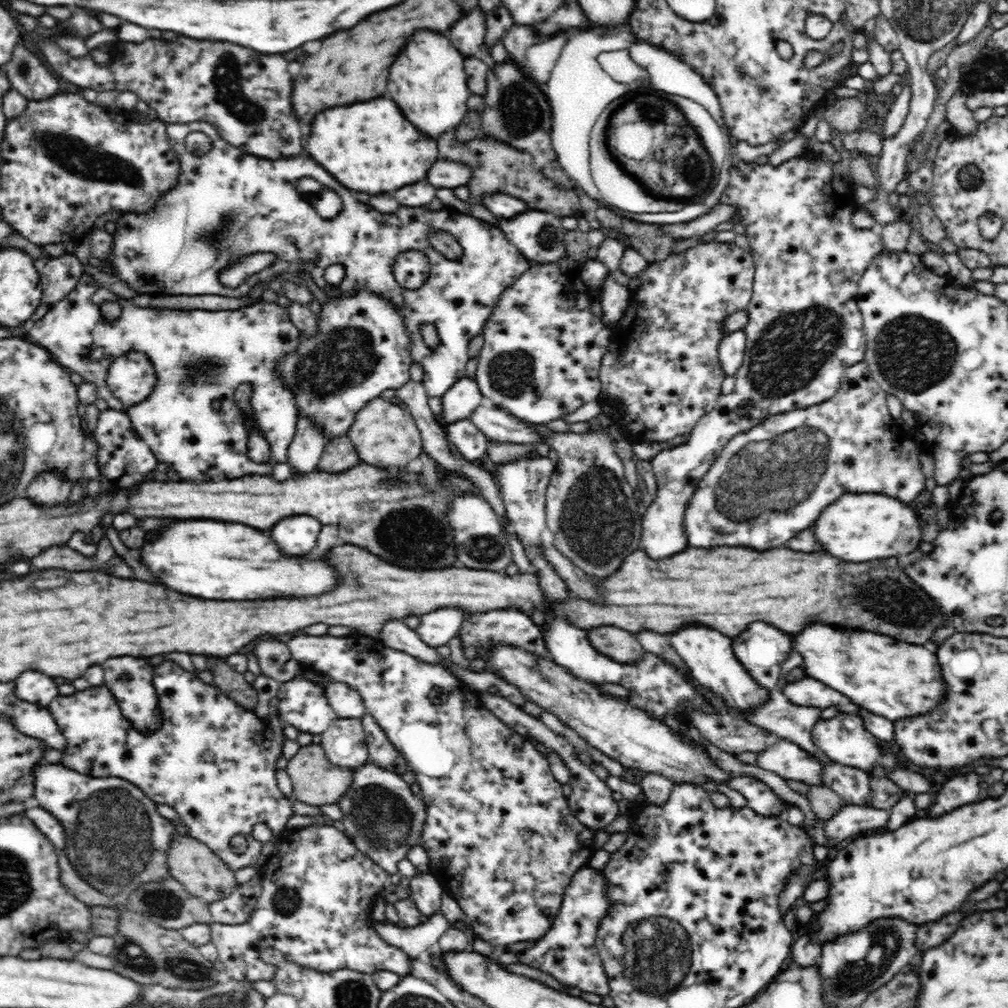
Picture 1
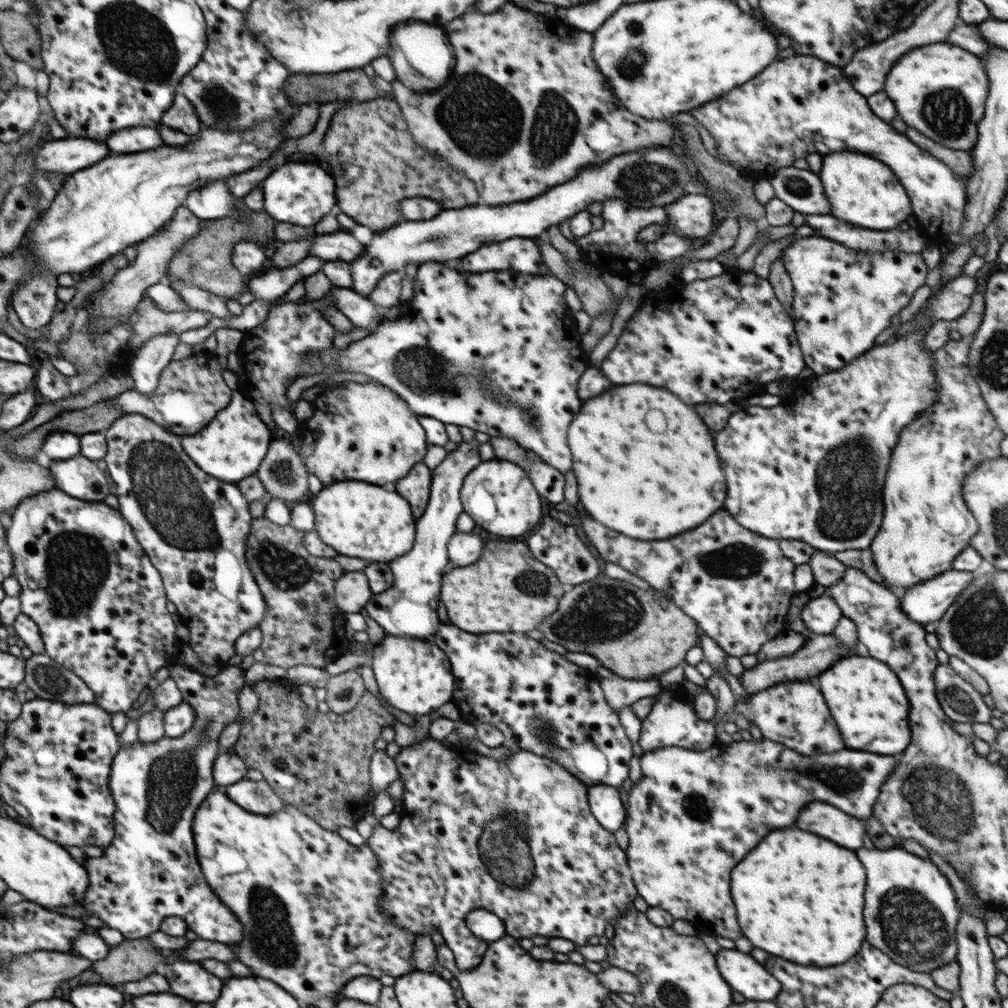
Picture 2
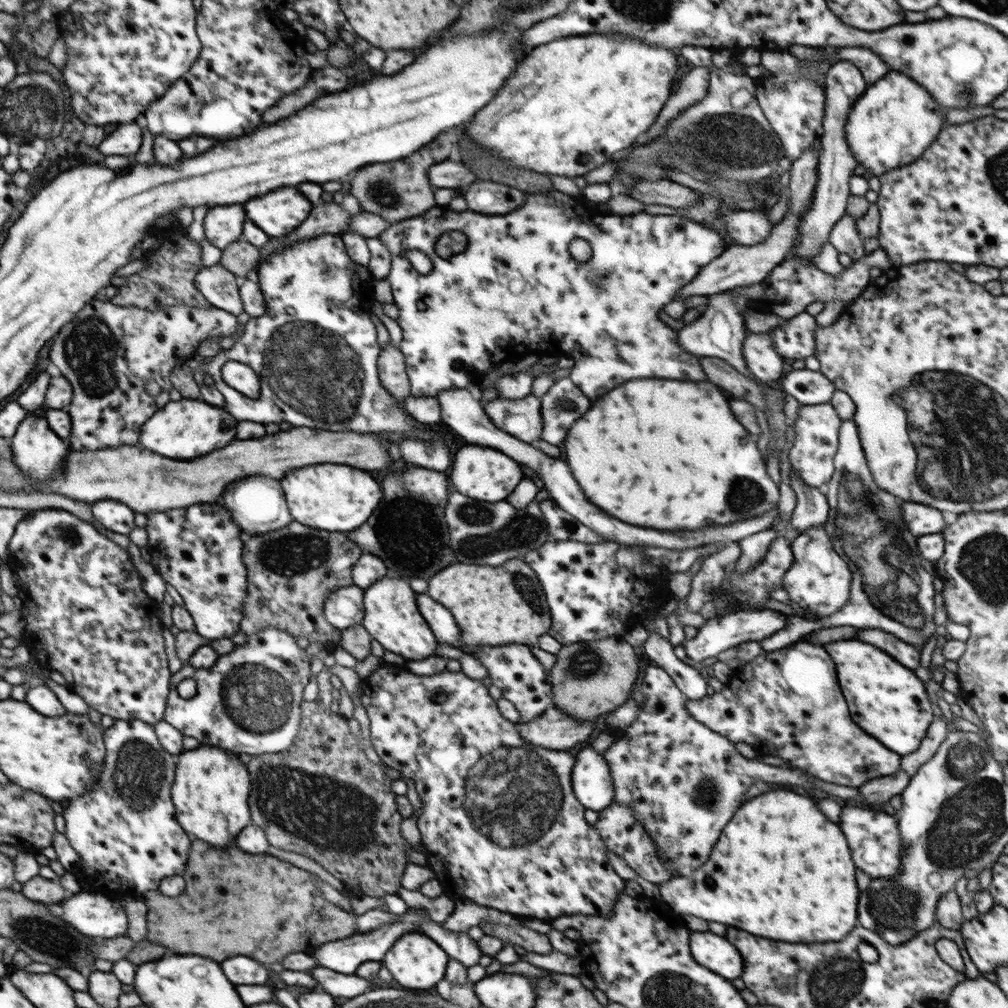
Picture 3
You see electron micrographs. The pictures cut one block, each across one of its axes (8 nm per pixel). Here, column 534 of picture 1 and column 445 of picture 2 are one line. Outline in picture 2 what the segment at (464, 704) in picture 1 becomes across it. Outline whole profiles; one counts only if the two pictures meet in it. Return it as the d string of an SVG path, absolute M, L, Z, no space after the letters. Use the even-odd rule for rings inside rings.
M428 735L426 741L402 748L398 757L394 758L394 762L398 767L398 779L404 782L404 792L401 796L403 810L399 813L401 817L400 825L395 830L386 830L386 828L378 825L366 842L376 853L380 872L383 876L383 891L385 892L383 900L381 900L383 913L389 921L392 921L392 924L410 931L415 938L420 933L431 936L434 928L439 930L445 942L451 948L456 965L460 970L472 970L478 967L484 952L490 945L486 940L472 934L465 923L466 915L473 910L486 909L497 914L498 918L504 923L506 934L513 936L515 939L533 936L546 936L548 939L558 937L571 940L575 946L584 946L591 936L601 937L604 935L607 922L611 922L614 926L617 918L633 905L634 898L639 895L627 863L627 852L619 847L613 833L604 829L591 813L587 799L589 787L578 780L571 772L562 768L556 761L522 749L510 751L510 755L504 761L496 761L496 759L482 756L465 746L447 748L442 741Z

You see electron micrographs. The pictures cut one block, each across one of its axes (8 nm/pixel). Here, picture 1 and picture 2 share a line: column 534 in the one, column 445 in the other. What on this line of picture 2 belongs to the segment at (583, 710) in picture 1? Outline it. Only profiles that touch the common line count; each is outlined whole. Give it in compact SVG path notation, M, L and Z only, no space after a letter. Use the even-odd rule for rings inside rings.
M387 635L374 644L369 665L375 676L373 684L380 690L384 701L388 701L390 707L416 718L430 715L454 696L456 679L451 662L433 640Z

